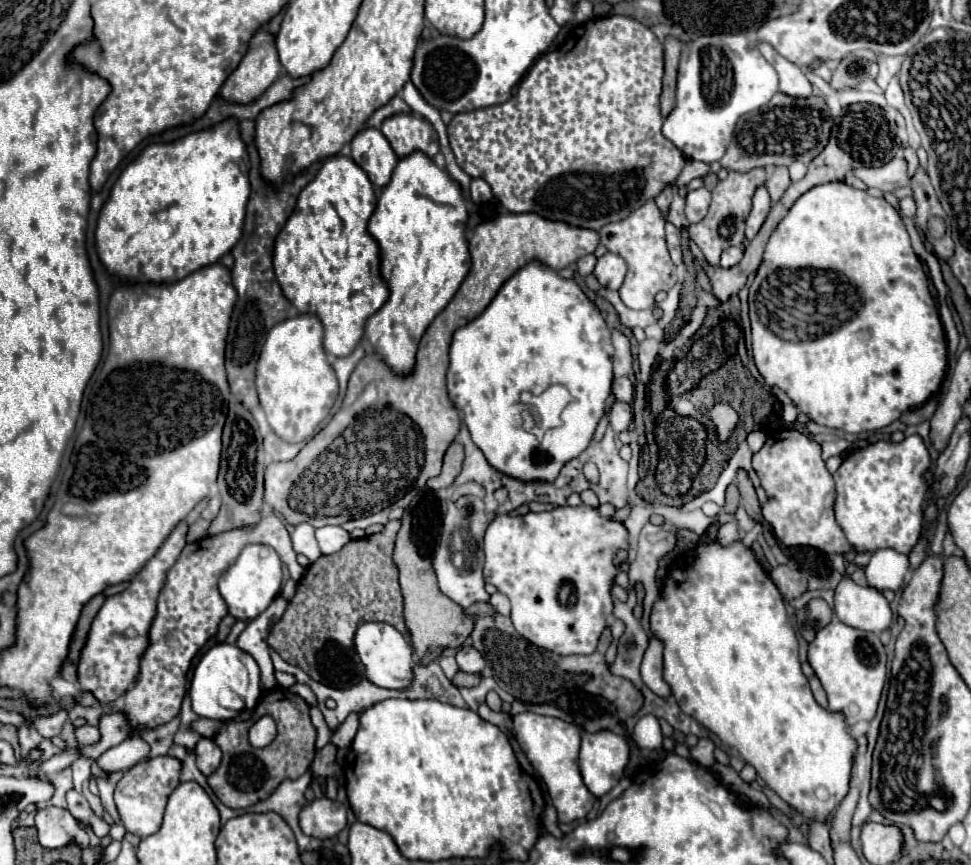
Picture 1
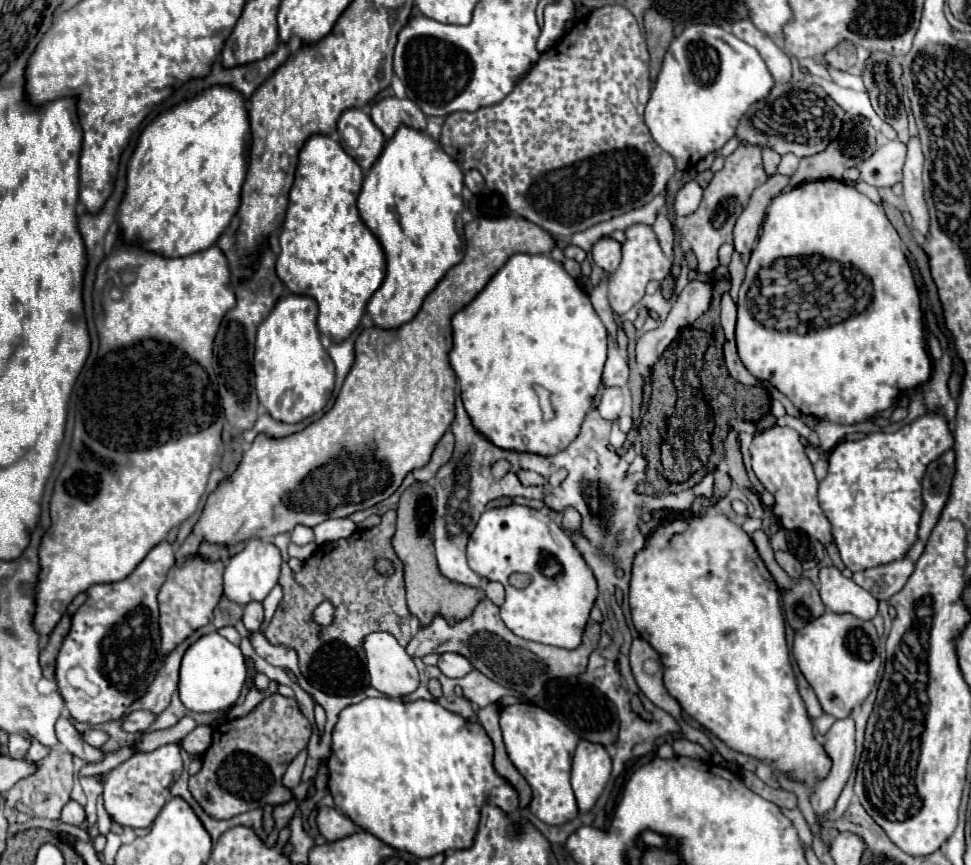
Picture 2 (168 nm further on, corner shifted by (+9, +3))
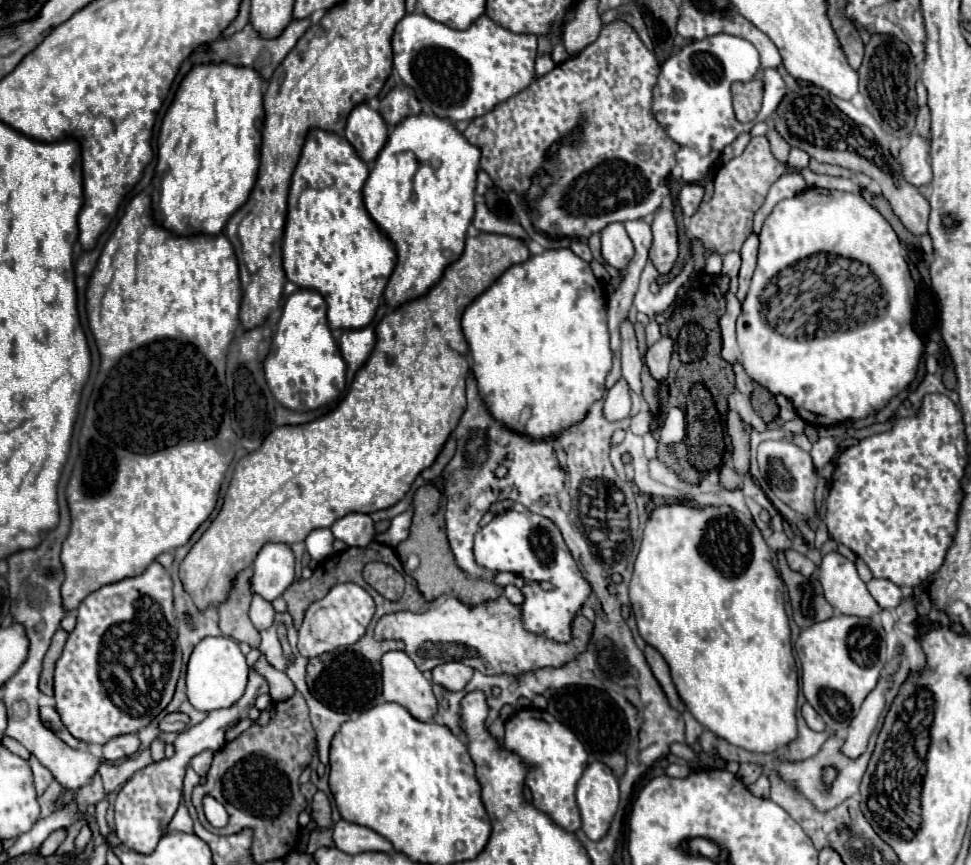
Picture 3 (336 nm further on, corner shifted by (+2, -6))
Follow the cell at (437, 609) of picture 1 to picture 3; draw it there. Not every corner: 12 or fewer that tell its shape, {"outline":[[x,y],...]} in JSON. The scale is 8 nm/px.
{"outline":[[437,484],[415,492],[409,538],[395,548],[421,596],[453,594],[467,606],[497,600],[503,588],[465,578],[445,536]]}

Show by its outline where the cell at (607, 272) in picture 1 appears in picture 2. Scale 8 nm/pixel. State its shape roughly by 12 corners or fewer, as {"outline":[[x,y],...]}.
{"outline":[[612,237],[594,243],[598,267],[614,273],[622,259],[622,245]]}

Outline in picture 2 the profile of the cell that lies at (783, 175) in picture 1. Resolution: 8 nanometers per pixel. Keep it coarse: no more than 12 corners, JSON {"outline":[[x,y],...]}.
{"outline":[[762,149],[764,169],[768,175],[776,173],[780,155],[774,149]]}

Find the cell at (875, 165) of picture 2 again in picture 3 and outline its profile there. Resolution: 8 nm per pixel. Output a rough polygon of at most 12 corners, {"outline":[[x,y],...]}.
{"outline":[[913,132],[899,152],[909,184],[931,182],[929,138]]}

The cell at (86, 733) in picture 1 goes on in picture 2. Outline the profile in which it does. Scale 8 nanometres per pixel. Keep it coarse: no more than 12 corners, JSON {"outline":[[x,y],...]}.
{"outline":[[90,729],[84,737],[86,743],[100,749],[108,739],[102,729]]}

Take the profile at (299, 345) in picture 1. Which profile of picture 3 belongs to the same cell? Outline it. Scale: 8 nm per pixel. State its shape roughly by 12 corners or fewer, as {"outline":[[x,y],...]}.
{"outline":[[315,290],[283,306],[265,380],[287,410],[345,390],[345,362]]}

